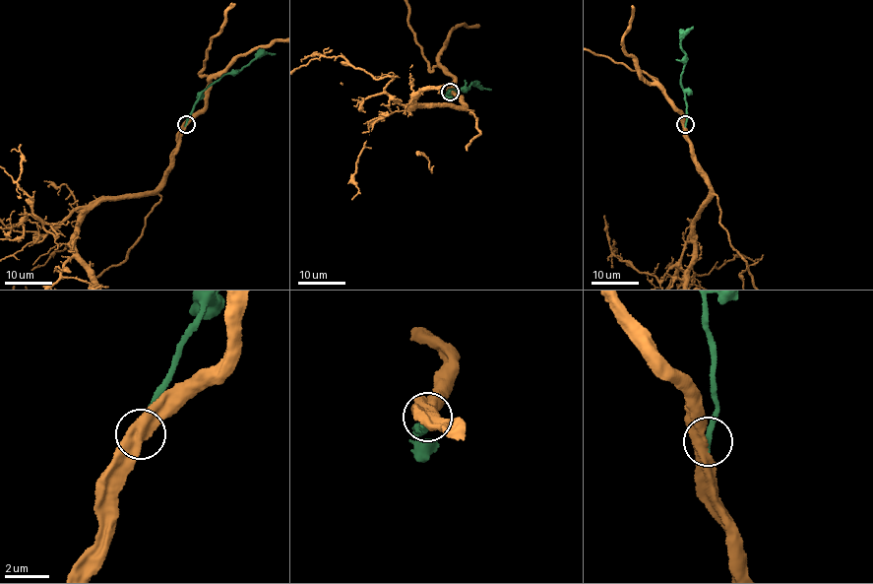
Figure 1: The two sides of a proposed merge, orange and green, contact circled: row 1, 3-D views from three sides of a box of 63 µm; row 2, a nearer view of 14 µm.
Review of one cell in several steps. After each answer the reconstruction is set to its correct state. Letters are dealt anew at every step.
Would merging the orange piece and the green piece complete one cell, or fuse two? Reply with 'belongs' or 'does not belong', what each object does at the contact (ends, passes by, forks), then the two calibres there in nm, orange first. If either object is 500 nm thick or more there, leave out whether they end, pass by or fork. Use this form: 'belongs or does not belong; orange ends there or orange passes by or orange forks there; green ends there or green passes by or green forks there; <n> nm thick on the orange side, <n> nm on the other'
belongs; 550 nm thick on the orange side, 280 nm on the other

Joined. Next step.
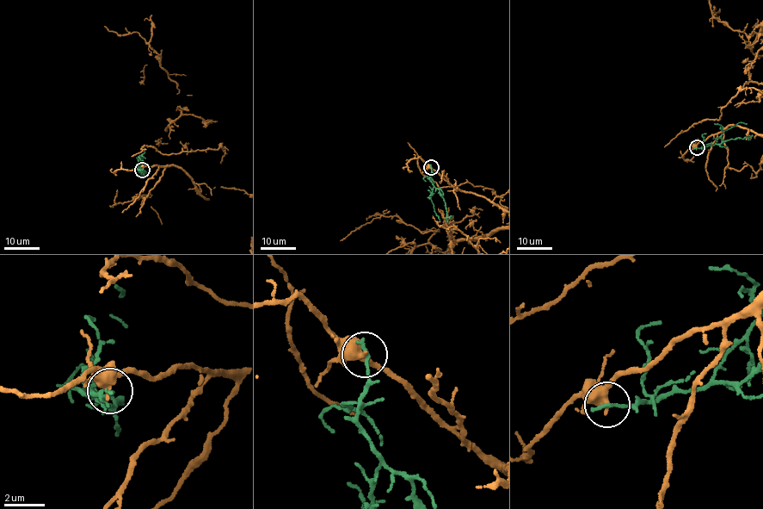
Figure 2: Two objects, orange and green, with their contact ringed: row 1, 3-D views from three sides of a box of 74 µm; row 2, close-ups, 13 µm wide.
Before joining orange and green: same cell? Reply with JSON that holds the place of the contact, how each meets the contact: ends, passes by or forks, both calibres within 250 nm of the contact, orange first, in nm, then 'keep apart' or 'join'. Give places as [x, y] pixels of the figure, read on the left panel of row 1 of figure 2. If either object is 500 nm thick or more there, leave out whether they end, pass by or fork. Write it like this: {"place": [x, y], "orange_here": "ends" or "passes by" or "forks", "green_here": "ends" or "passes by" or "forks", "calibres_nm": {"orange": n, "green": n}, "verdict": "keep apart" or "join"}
{"place": [142, 170], "orange_here": "passes by", "green_here": "ends", "calibres_nm": {"orange": 420, "green": 220}, "verdict": "keep apart"}

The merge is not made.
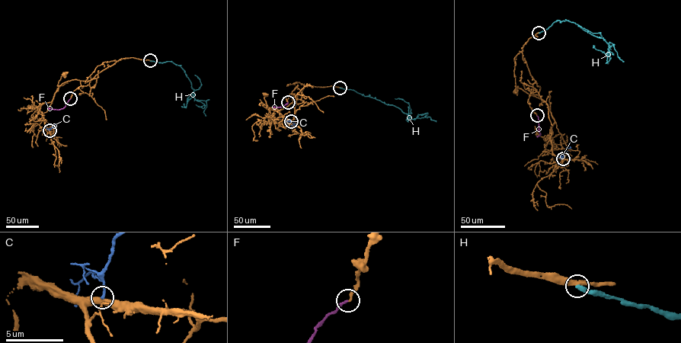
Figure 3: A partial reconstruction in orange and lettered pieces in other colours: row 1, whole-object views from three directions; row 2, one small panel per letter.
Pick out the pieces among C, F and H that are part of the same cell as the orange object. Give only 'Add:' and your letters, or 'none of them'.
Add: F

